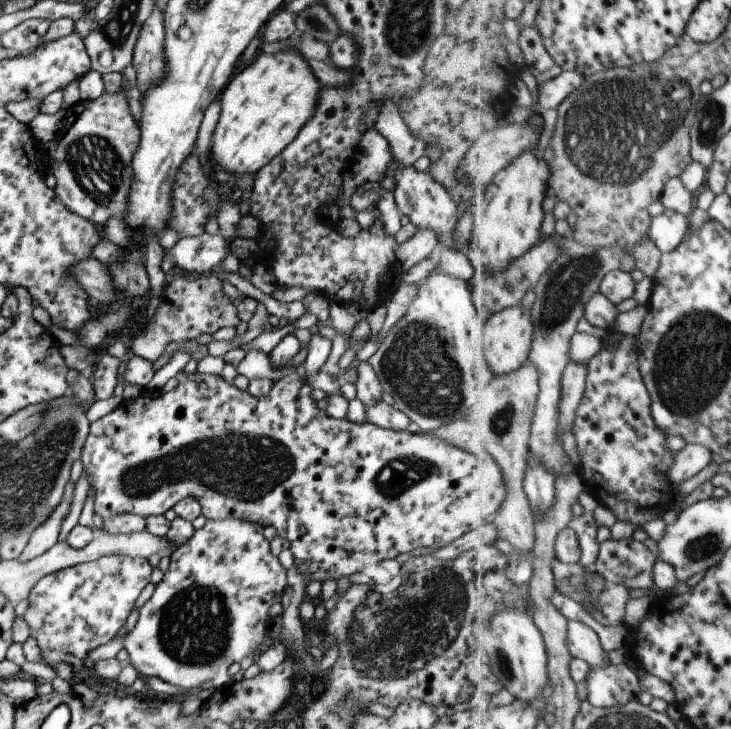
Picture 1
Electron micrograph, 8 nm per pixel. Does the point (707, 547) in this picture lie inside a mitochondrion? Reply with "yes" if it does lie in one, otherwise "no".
yes

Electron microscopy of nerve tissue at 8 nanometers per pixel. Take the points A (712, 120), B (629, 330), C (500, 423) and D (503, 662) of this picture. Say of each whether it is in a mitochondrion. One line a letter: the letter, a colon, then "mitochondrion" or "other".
A: mitochondrion
B: other
C: mitochondrion
D: mitochondrion

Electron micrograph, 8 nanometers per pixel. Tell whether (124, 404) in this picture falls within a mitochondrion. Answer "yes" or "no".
no

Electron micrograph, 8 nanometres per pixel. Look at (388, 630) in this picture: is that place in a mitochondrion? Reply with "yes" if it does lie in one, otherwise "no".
yes

